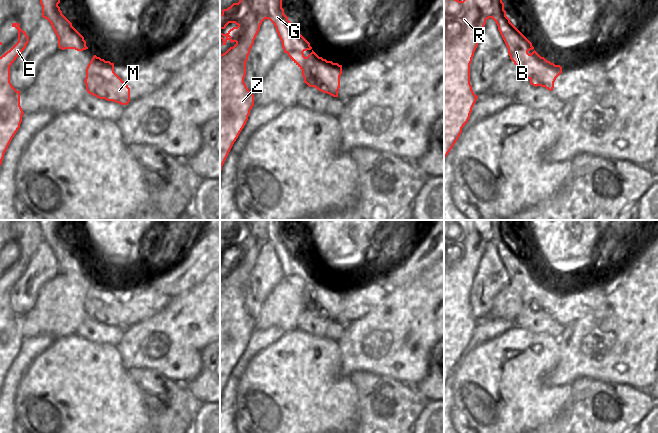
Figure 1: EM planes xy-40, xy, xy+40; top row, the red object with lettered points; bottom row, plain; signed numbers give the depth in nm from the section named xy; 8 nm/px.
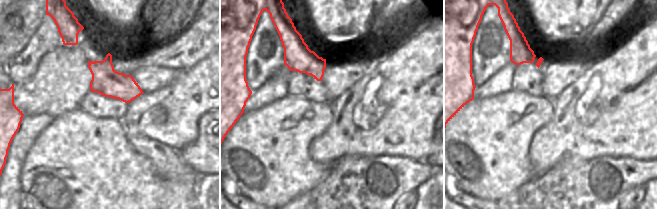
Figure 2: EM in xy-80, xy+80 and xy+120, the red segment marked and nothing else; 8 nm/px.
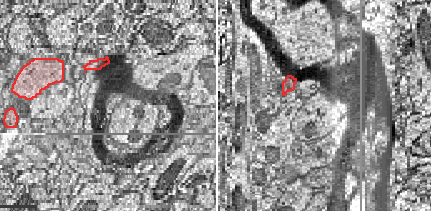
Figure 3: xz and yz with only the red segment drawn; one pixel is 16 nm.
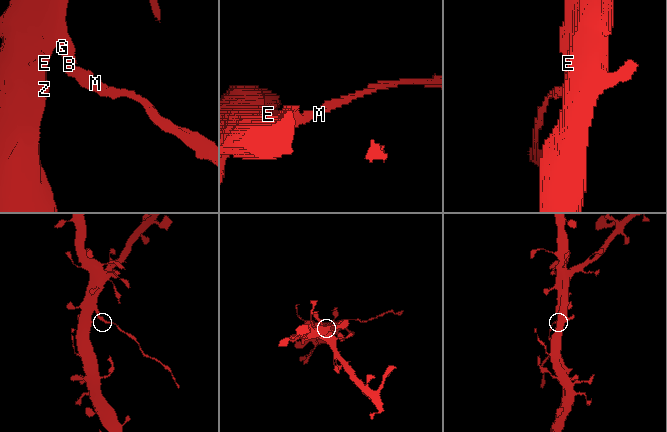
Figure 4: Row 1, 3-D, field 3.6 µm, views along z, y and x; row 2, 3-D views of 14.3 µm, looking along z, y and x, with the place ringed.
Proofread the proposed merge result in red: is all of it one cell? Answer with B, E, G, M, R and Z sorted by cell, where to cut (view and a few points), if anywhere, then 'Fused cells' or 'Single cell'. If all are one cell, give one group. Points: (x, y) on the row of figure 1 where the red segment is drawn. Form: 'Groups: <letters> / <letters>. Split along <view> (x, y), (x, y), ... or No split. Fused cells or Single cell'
Groups: B E G R Z / M. Split along xy (320, 57), (306, 83). Fused cells

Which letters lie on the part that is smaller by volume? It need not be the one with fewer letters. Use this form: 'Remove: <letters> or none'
Remove: M

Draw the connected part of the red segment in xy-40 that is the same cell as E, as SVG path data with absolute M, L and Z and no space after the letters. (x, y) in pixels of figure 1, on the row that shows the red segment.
M12 23L12 27L18 30L18 42L0 57L0 166L24 114L20 106L20 91L10 82L10 66L26 48L29 37L19 23Z

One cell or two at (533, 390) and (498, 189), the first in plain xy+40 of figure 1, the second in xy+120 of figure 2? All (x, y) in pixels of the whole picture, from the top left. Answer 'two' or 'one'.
one

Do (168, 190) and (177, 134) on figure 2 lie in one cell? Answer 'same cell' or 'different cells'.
different cells

